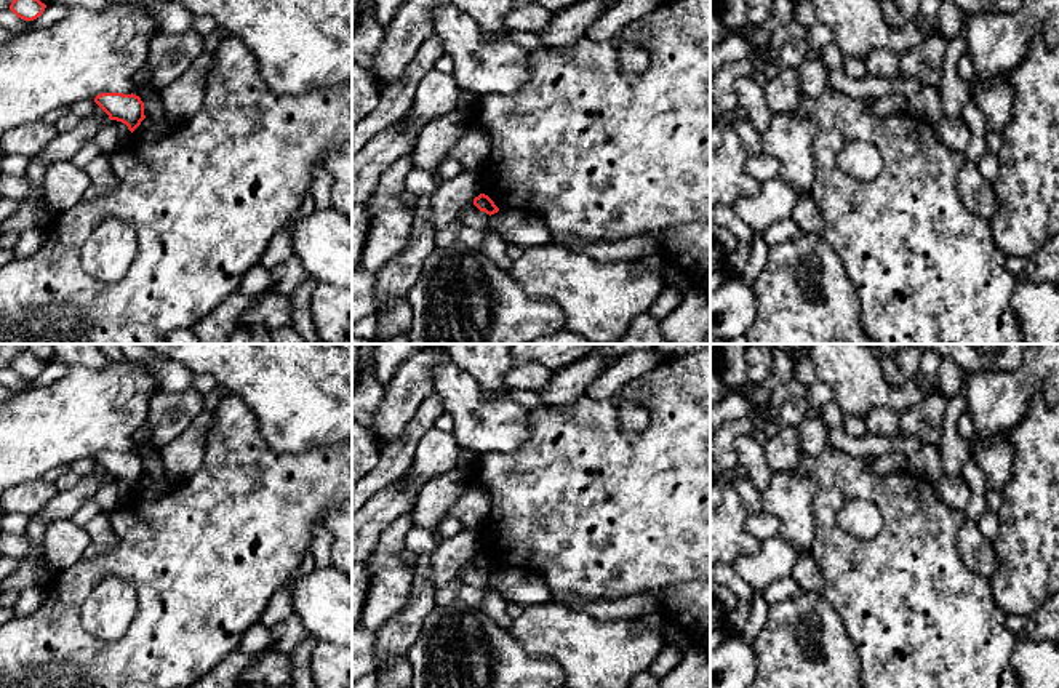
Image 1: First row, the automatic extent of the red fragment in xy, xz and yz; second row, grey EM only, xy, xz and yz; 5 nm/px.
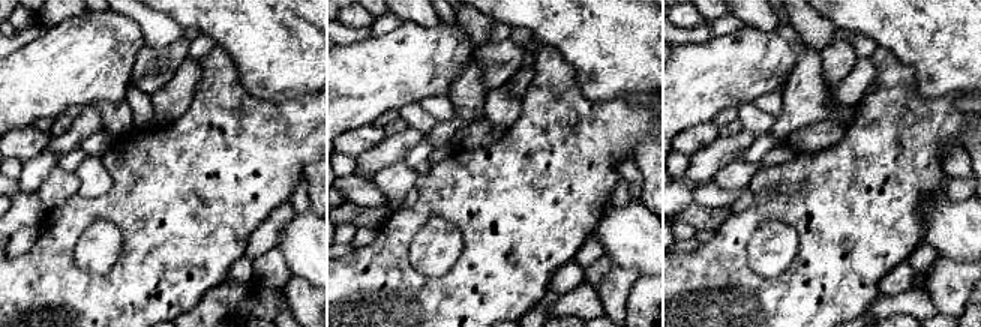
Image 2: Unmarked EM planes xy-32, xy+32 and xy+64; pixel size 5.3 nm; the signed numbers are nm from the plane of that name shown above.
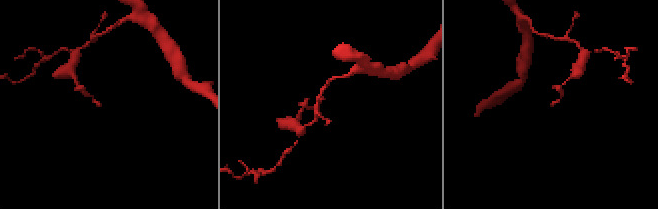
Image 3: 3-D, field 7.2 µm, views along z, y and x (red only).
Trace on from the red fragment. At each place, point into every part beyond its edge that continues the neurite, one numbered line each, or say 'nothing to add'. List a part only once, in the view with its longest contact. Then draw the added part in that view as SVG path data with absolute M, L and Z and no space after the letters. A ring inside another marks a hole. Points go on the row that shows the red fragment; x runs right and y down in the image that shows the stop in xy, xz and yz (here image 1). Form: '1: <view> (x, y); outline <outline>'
nothing to add

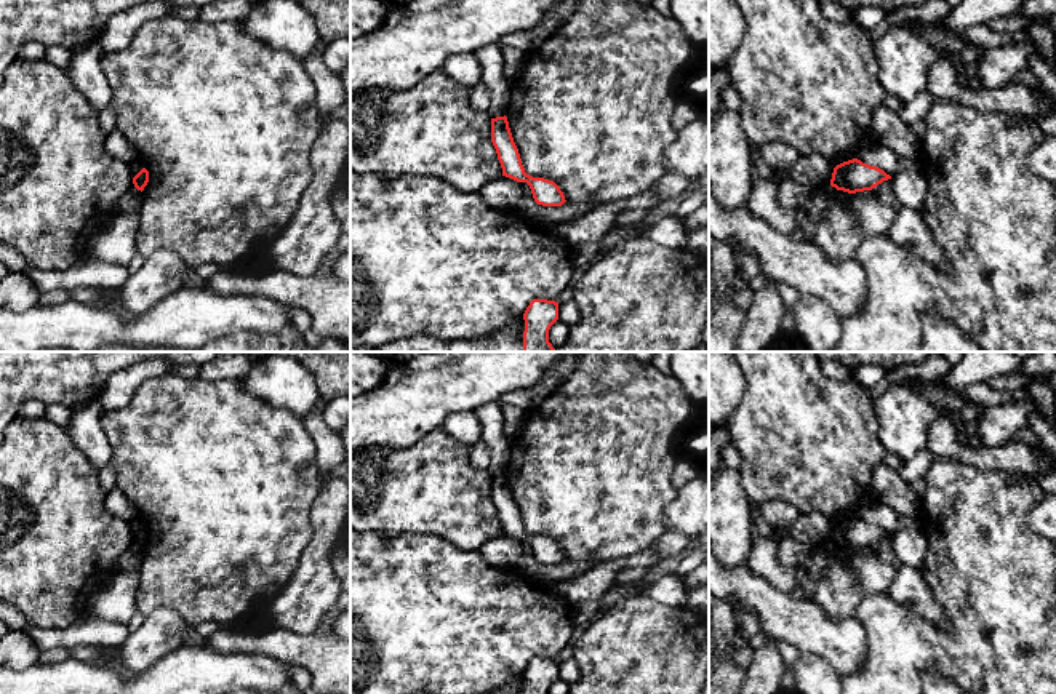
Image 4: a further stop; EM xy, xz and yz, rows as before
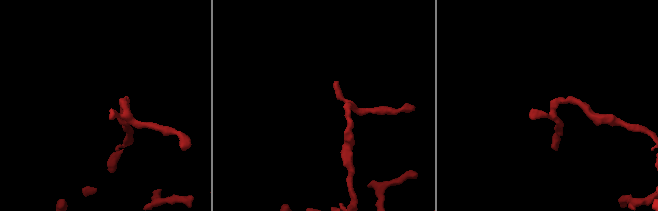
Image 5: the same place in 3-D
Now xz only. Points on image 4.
nothing to add

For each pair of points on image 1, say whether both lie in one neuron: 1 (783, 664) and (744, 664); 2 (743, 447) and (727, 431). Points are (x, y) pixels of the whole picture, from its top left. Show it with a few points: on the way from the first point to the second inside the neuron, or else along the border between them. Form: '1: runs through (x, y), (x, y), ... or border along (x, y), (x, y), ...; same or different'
1: border along (751, 647), (757, 671); different
2: border along (749, 432), (735, 440), (739, 463); different

